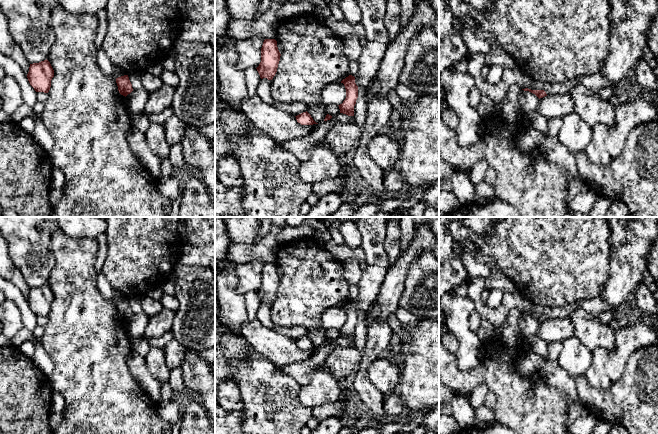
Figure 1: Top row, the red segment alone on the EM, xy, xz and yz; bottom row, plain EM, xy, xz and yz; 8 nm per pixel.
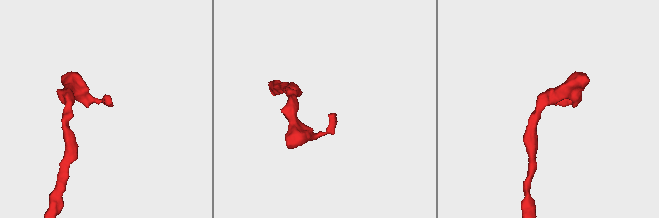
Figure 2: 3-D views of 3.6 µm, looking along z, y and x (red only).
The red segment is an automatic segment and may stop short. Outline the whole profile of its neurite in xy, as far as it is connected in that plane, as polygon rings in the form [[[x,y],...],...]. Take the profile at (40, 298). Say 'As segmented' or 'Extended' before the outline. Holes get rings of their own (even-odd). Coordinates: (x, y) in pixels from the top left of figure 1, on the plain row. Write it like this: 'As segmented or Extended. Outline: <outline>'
As segmented. Outline: [[[47,283],[39,287],[30,288],[27,302],[36,316],[48,317],[53,301],[54,294]]]

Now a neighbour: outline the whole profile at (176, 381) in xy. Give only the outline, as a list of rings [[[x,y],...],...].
[[[175,367],[170,370],[168,383],[176,395],[183,397],[186,394],[187,389],[181,367]]]

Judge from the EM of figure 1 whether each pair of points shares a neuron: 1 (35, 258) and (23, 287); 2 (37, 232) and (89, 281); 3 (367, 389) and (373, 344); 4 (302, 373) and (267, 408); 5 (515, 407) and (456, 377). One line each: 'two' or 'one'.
1: two
2: two
3: one
4: two
5: one

